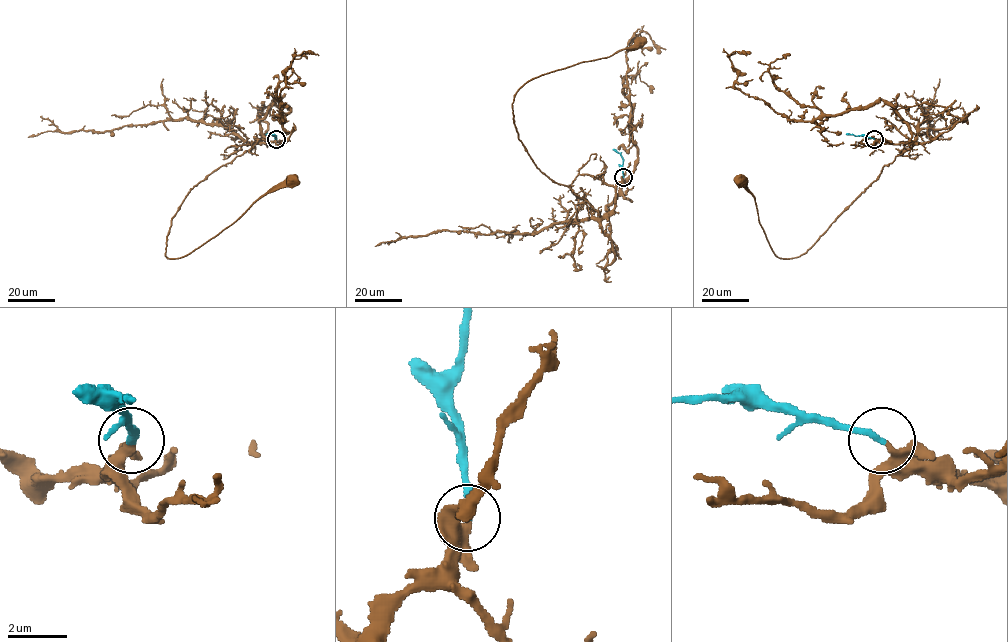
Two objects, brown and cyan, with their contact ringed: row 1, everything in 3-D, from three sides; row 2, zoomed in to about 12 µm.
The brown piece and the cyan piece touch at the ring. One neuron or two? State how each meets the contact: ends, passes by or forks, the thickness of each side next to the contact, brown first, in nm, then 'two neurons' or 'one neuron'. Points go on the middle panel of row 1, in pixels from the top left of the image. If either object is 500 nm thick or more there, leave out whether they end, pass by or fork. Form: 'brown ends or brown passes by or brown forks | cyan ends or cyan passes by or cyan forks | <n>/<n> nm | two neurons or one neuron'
brown ends | cyan ends | 360/260 nm | one neuron

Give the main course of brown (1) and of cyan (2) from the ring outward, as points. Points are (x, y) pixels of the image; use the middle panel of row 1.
1: (623, 177), (615, 207), (601, 216), (537, 167), (518, 138), (512, 103), (515, 93), (537, 77), (639, 42)
2: (623, 177), (623, 157), (612, 149)

